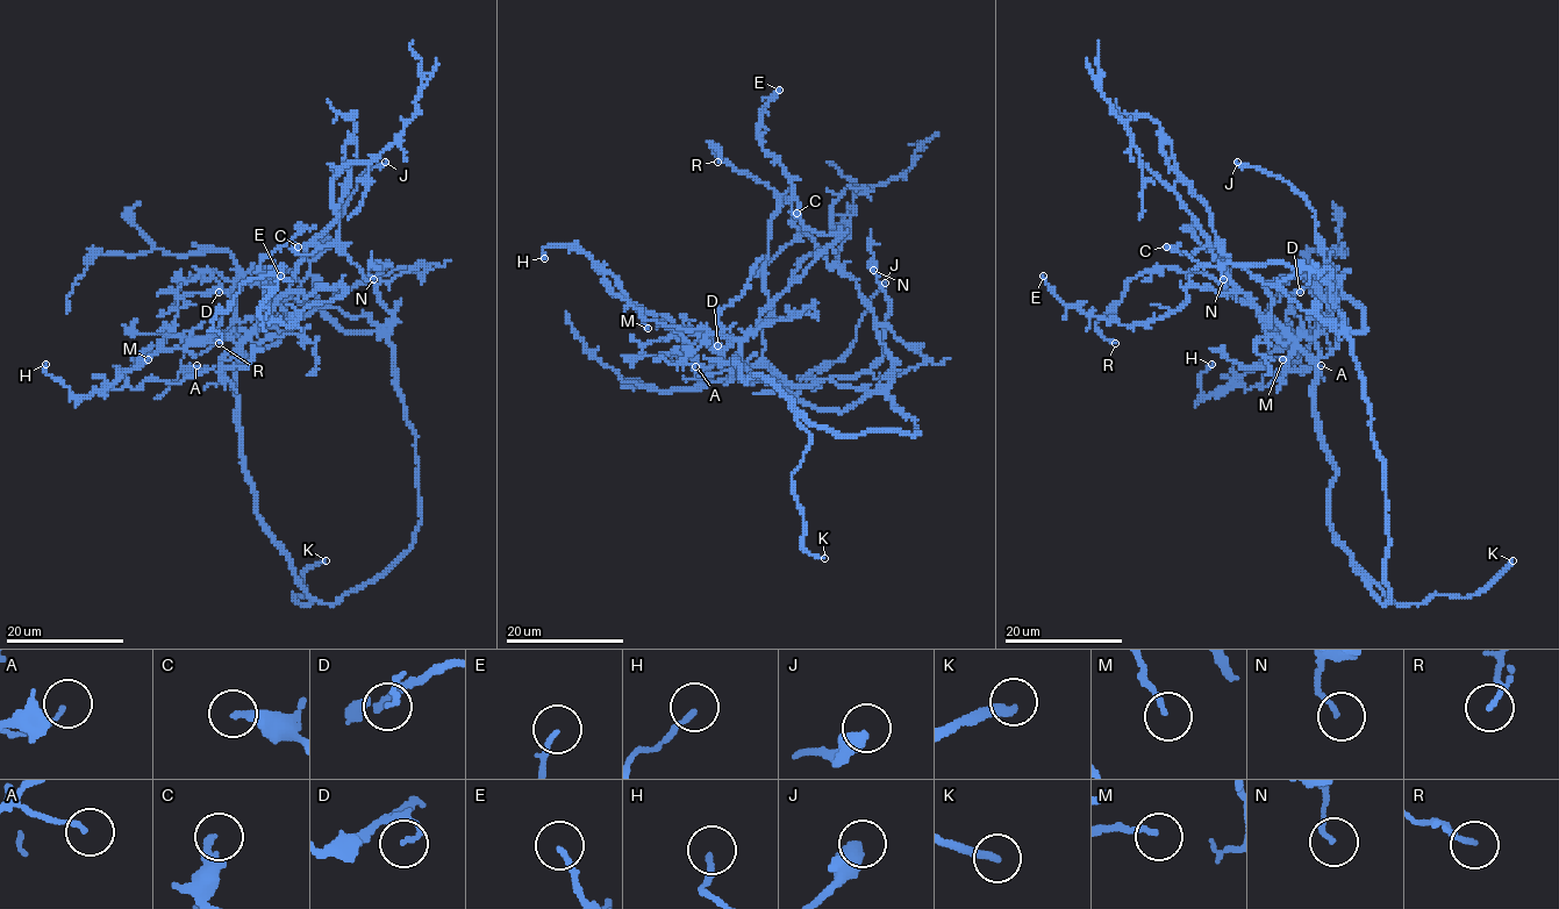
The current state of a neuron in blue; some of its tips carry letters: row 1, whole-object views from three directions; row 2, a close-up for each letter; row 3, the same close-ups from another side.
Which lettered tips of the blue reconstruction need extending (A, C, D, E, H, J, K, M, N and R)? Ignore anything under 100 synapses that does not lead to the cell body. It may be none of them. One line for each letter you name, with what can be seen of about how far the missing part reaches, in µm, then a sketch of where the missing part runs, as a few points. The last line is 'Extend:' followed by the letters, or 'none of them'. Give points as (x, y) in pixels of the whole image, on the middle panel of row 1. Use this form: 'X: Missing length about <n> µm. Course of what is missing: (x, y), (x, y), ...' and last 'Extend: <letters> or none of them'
K: Missing length about 25 µm. Course of what is missing: (824, 558), (869, 568), (875, 563), (908, 560), (920, 546), (924, 550)
Extend: K

